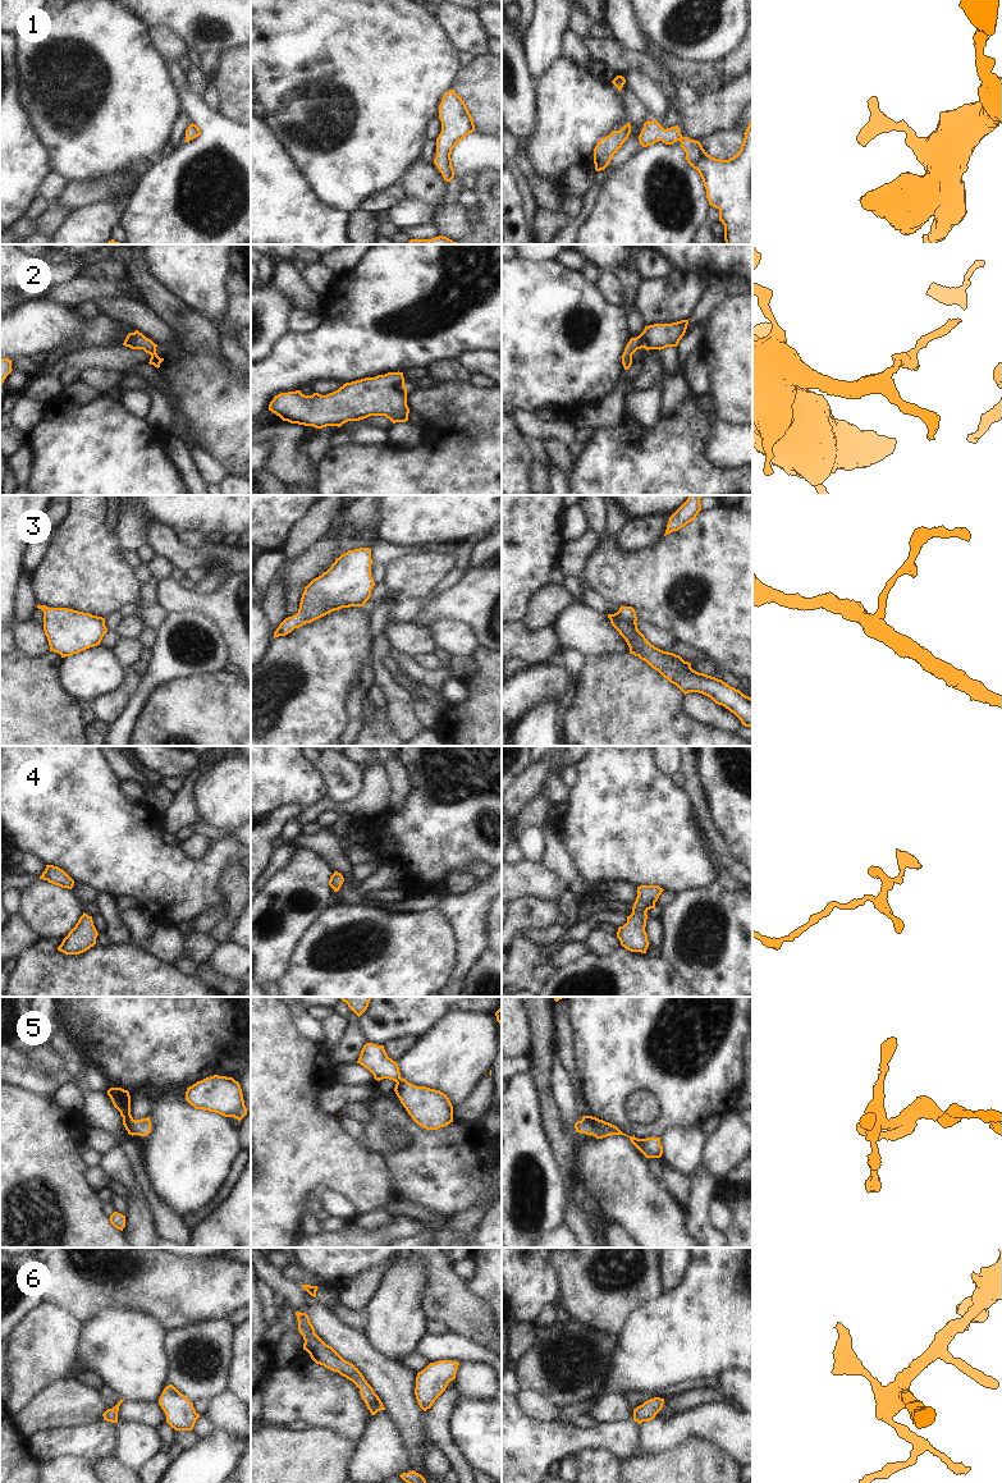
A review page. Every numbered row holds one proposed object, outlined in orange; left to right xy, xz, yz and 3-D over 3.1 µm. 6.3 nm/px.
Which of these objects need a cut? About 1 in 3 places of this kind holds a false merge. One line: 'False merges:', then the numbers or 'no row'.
False merges: no row.

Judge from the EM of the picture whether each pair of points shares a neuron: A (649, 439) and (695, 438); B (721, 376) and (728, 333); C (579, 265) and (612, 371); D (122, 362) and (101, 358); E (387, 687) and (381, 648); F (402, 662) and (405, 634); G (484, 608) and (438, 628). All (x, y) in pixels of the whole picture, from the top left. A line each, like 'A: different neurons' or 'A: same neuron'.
A: same neuron
B: same neuron
C: different neurons
D: same neuron
E: same neuron
F: different neurons
G: different neurons

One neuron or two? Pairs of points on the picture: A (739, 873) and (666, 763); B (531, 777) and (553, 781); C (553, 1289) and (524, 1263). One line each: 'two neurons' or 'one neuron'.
A: two neurons
B: two neurons
C: one neuron

